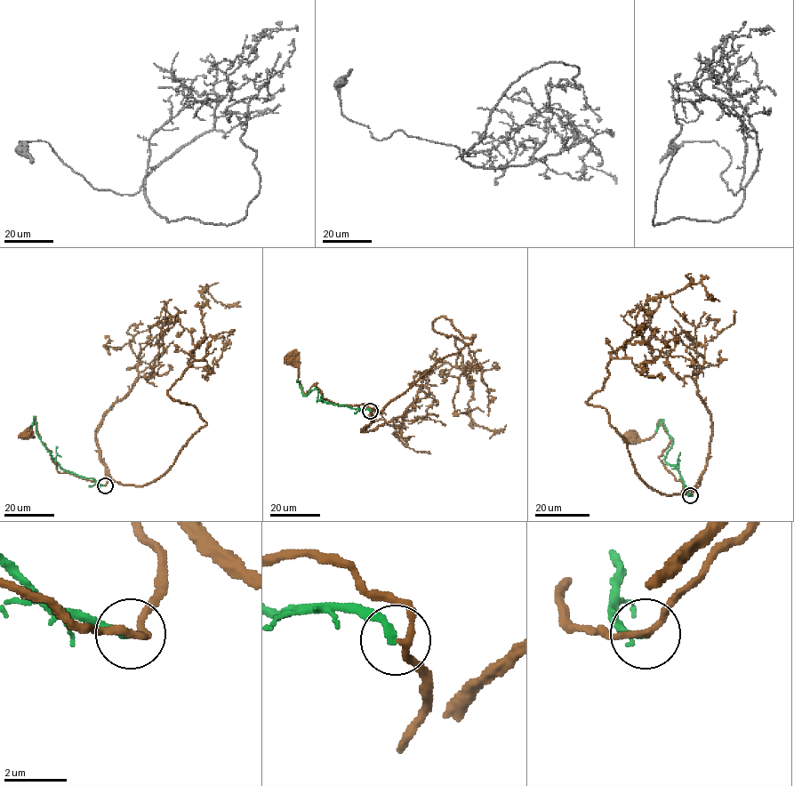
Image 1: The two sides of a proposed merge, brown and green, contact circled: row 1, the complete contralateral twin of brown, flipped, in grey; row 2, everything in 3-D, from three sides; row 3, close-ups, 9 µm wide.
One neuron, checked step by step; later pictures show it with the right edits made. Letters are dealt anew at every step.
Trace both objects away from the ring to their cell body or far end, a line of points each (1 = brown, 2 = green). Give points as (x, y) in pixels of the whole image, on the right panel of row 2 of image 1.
1: (690, 495), (683, 493), (682, 483), (660, 459), (669, 442), (661, 421), (649, 438), (632, 437)
2: (690, 495), (677, 465), (669, 465), (665, 461), (673, 441), (661, 421), (655, 432)

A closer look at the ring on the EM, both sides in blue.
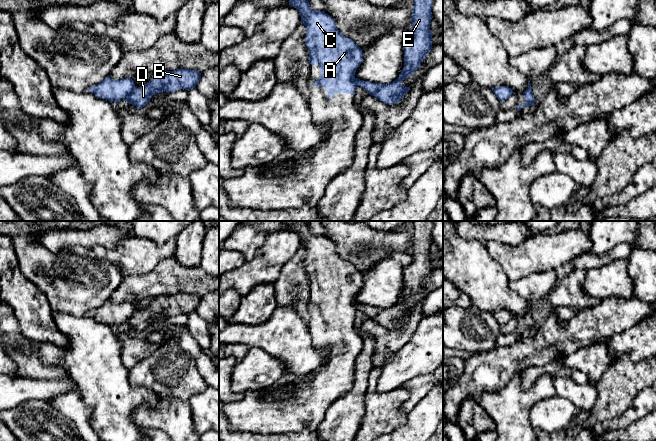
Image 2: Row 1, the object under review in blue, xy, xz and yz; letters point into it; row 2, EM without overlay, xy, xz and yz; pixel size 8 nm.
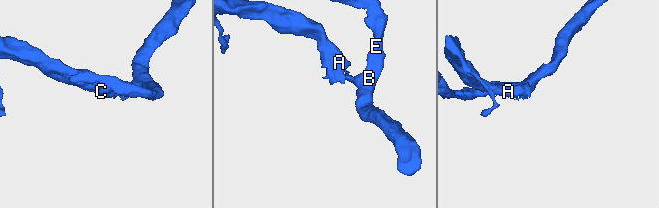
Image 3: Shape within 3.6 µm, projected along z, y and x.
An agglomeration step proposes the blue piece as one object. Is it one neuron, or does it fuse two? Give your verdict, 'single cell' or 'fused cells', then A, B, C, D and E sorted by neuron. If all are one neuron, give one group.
fused cells | A C / B D E

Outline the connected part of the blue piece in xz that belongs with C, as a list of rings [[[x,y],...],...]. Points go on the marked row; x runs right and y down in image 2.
[[[308,0],[288,2],[299,10],[306,27],[308,63],[320,66],[320,77],[311,85],[324,87],[329,99],[335,93],[354,95],[355,72],[363,61],[361,48],[339,32],[335,20],[325,11],[312,10]]]

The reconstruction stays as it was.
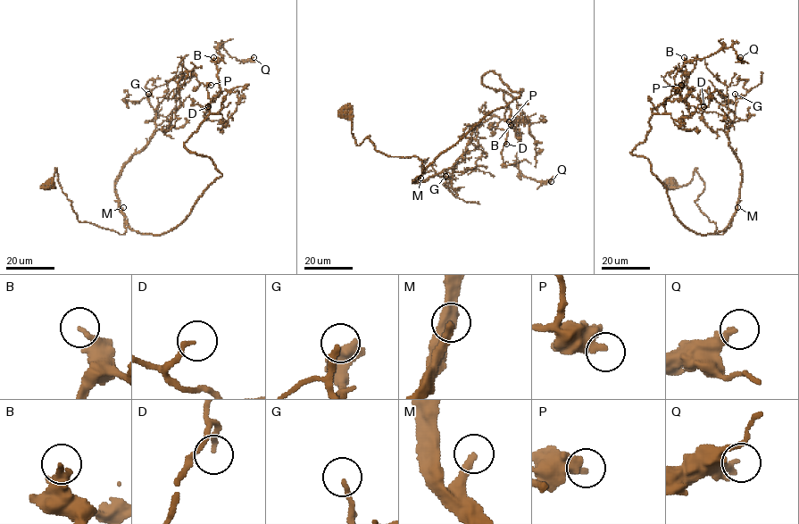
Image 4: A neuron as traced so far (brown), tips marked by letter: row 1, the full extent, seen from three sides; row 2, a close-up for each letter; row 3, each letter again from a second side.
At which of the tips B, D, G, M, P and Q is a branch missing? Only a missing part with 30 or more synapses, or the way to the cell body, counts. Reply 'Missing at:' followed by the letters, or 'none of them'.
Missing at: M

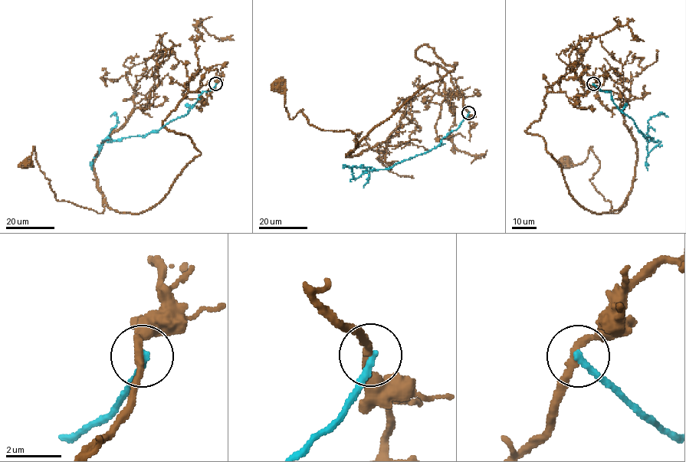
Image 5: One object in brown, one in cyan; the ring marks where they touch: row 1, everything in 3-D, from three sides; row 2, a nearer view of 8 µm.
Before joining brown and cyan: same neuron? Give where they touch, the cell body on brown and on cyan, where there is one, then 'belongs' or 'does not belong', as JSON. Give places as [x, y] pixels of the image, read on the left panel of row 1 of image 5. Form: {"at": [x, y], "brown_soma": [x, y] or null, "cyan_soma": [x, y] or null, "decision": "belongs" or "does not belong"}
{"at": [215, 83], "brown_soma": [26, 163], "cyan_soma": null, "decision": "does not belong"}

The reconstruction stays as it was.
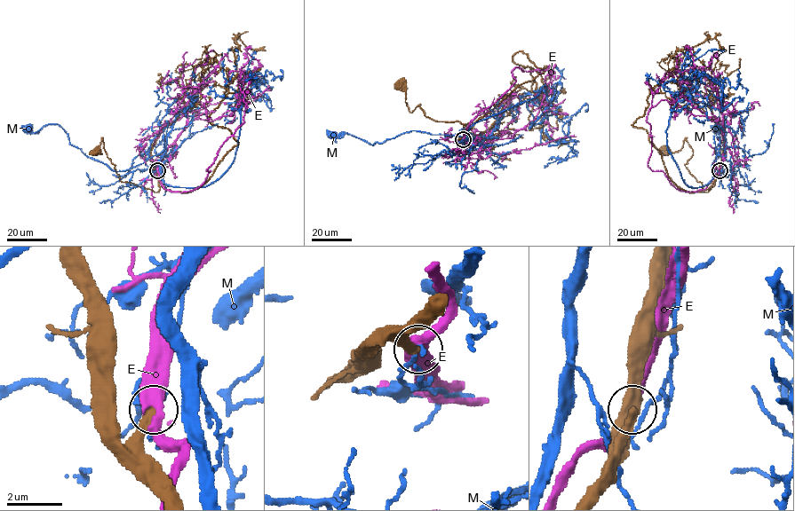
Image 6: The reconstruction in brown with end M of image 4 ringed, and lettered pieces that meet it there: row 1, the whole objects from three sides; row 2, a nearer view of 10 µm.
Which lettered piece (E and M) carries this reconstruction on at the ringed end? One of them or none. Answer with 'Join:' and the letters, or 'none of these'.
Join: none of these

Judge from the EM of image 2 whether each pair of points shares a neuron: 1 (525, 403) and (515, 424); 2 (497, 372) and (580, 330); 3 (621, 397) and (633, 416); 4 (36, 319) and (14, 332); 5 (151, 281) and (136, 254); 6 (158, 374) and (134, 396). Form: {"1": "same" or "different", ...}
{"1": "same", "2": "same", "3": "different", "4": "different", "5": "different", "6": "different"}

